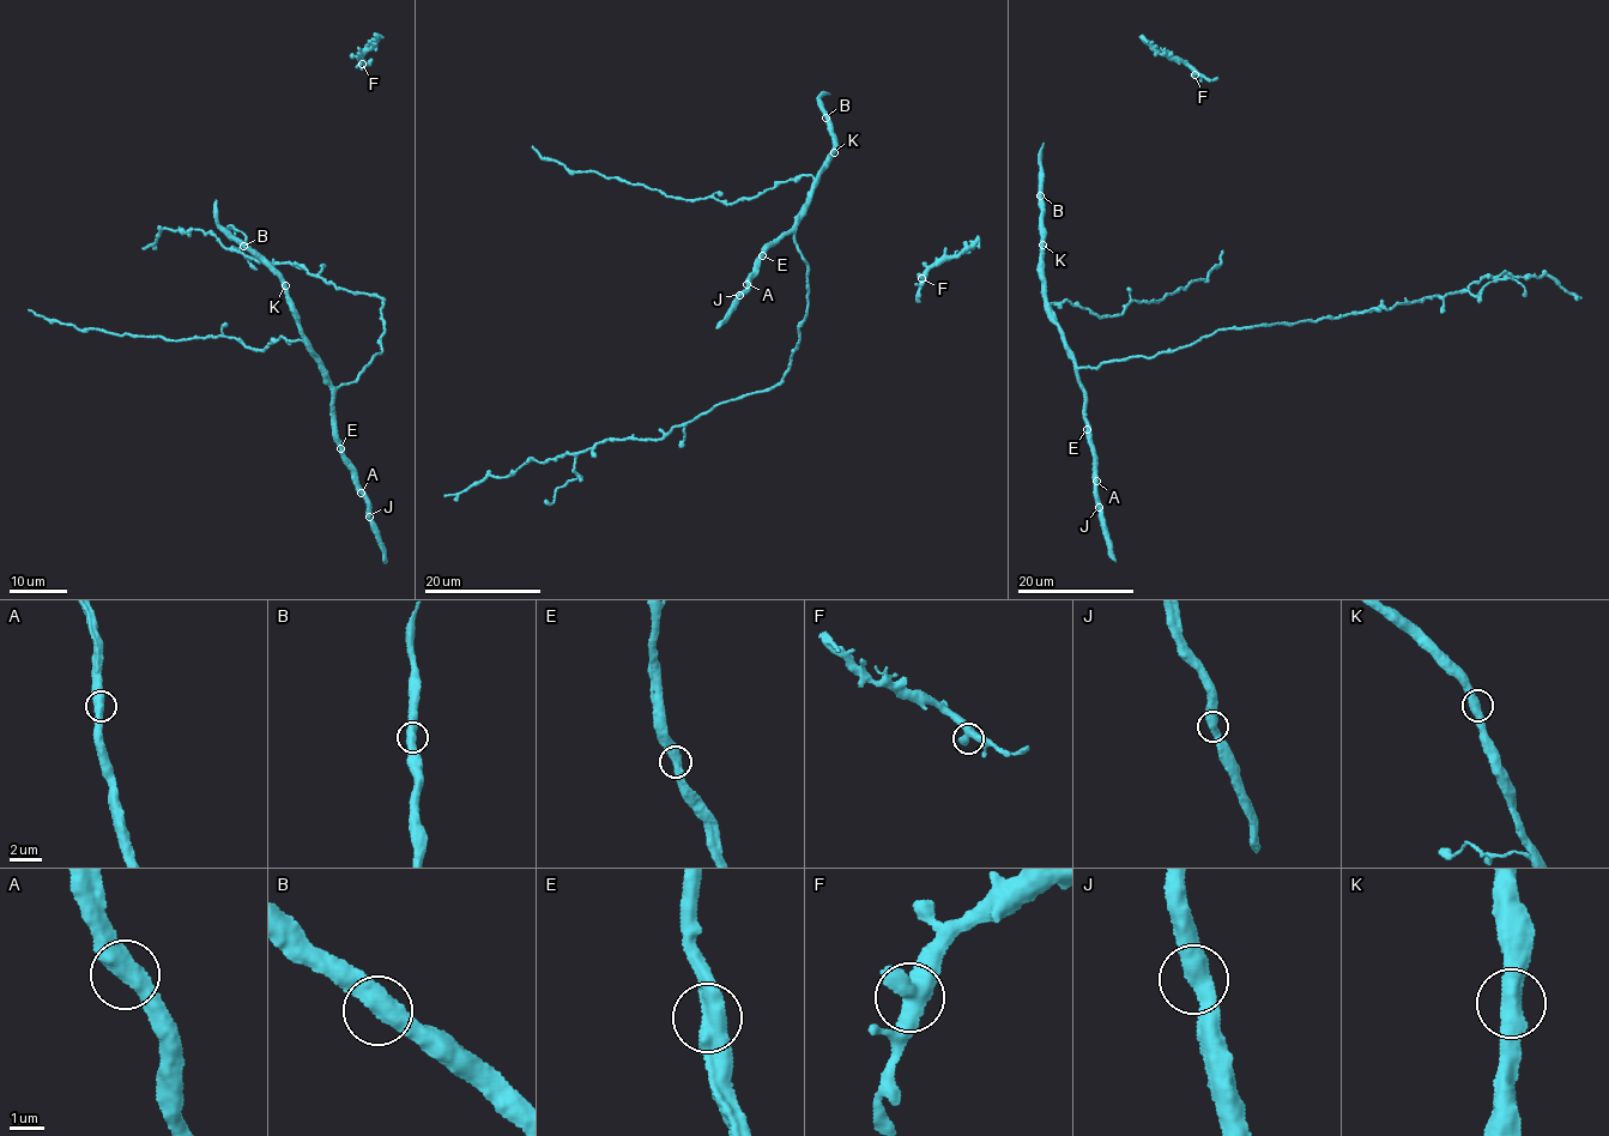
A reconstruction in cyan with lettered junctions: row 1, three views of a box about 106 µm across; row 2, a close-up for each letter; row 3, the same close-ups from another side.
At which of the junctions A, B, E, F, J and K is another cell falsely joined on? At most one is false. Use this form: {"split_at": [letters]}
{"split_at": []}

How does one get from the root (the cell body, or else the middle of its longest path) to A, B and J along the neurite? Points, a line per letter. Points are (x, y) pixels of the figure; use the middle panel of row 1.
A: (808, 279), (808, 264), (792, 231), (763, 247), (746, 284)
B: (808, 279), (808, 264), (794, 242), (793, 233), (811, 200), (818, 174), (835, 151), (826, 118)
J: (808, 279), (808, 264), (792, 231), (763, 247), (754, 263), (754, 273), (746, 278), (746, 291), (739, 295)

